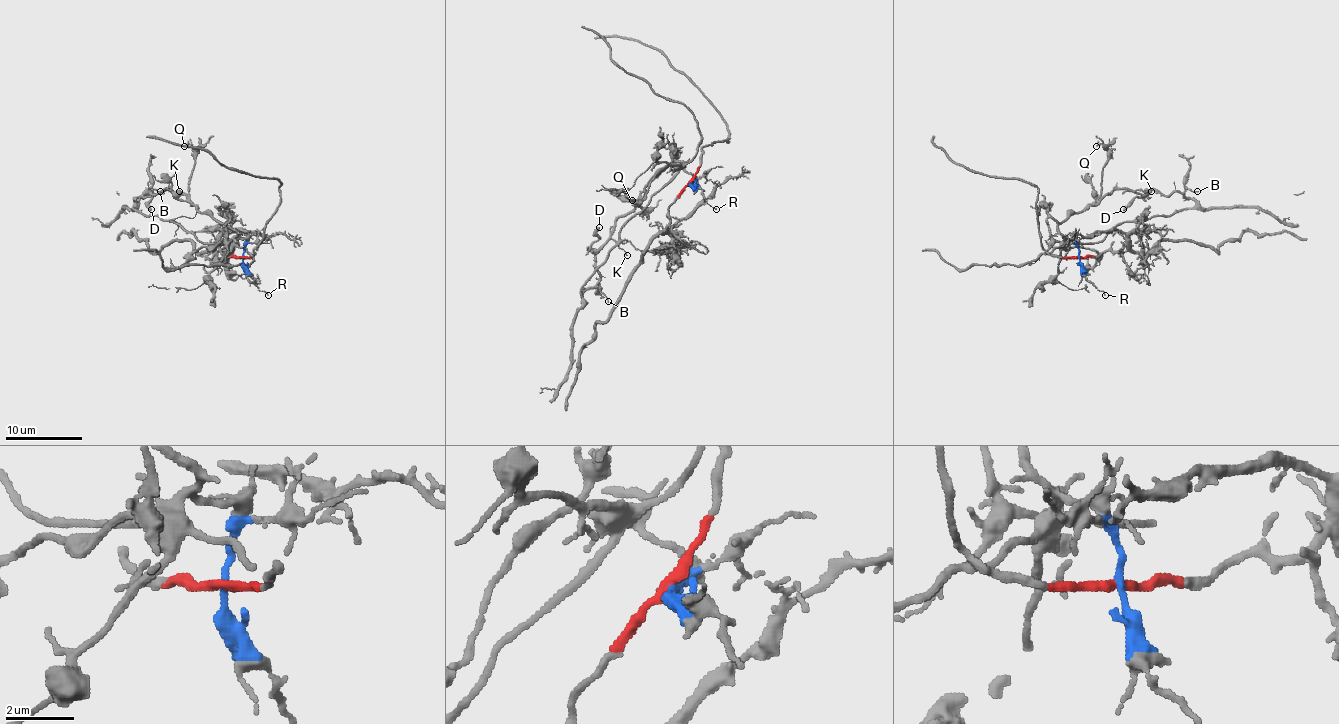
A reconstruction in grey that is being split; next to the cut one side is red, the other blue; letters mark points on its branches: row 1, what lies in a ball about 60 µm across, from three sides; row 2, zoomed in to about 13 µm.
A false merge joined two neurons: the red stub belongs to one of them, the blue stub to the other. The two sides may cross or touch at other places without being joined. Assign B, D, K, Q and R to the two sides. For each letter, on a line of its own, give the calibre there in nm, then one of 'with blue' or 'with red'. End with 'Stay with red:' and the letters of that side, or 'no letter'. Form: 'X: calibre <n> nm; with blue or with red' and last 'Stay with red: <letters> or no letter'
B: calibre 110 nm; with blue
D: calibre 320 nm; with blue
K: calibre 150 nm; with blue
Q: calibre 130 nm; with blue
R: calibre 100 nm; with blue
Stay with red: no letter

